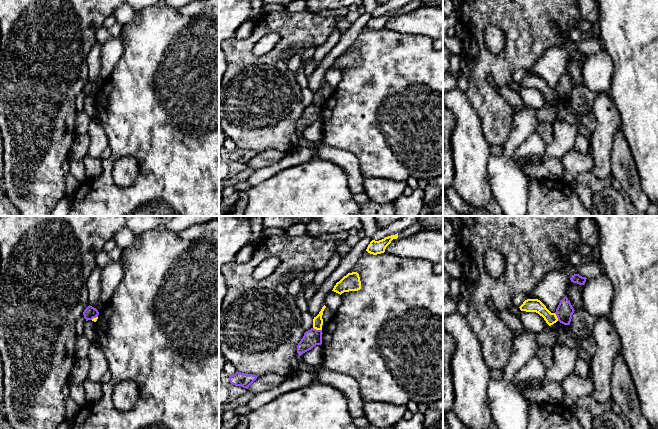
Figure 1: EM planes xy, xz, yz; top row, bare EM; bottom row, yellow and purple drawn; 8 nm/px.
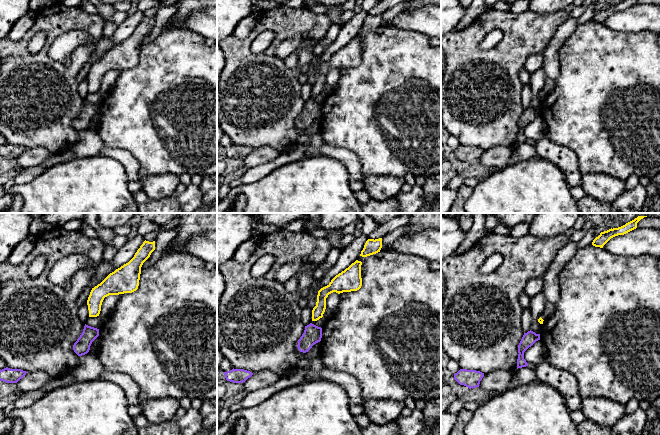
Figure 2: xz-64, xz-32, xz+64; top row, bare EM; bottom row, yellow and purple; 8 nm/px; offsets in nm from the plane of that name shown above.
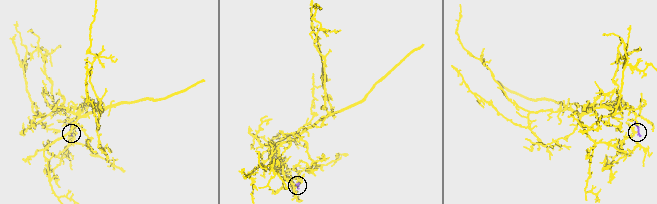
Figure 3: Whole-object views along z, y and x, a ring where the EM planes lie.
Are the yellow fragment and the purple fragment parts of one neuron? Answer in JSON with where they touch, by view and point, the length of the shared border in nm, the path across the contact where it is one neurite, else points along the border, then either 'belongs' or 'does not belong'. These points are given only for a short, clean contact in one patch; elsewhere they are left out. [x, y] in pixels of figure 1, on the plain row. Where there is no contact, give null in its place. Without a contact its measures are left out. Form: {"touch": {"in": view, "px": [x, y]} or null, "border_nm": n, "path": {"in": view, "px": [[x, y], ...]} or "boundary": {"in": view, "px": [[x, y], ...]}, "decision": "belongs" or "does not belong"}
{"touch": {"in": "xz", "px": [317, 105]}, "border_nm": 80, "boundary": {"in": "xz", "px": [[313, 103], [321, 106]]}, "decision": "does not belong"}

